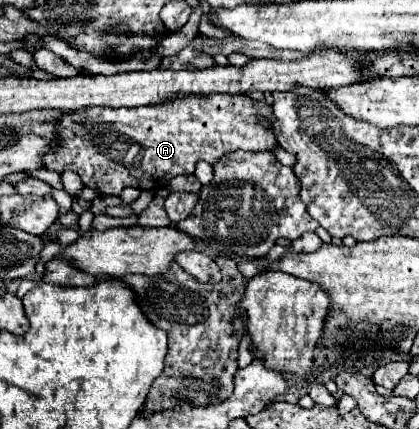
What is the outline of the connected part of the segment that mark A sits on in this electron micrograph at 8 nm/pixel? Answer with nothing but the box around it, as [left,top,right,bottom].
[44,95,278,195]

